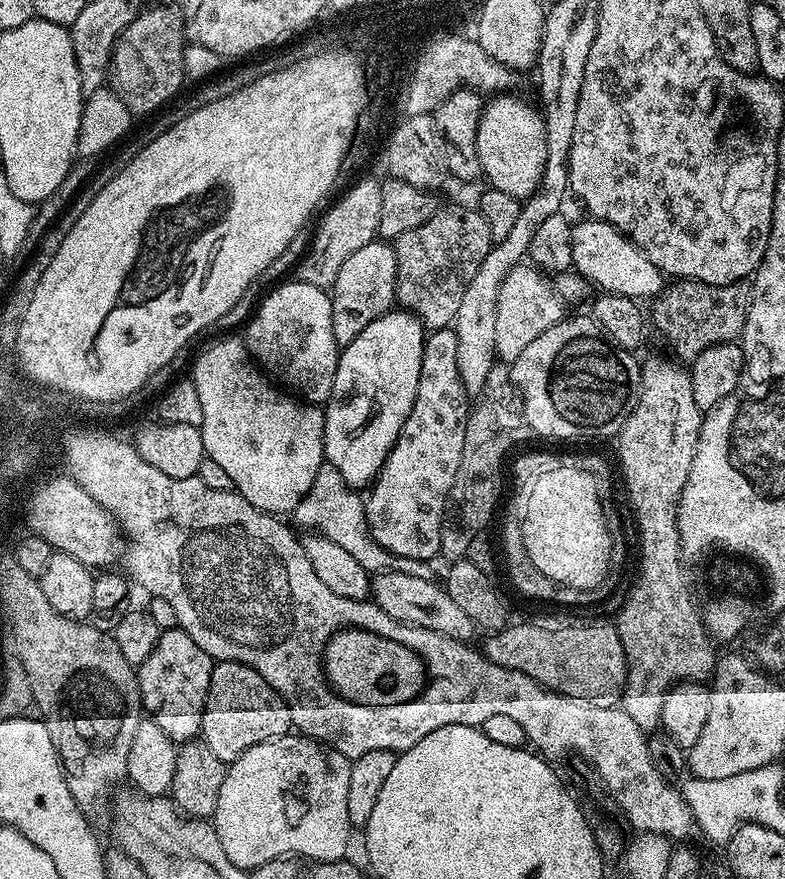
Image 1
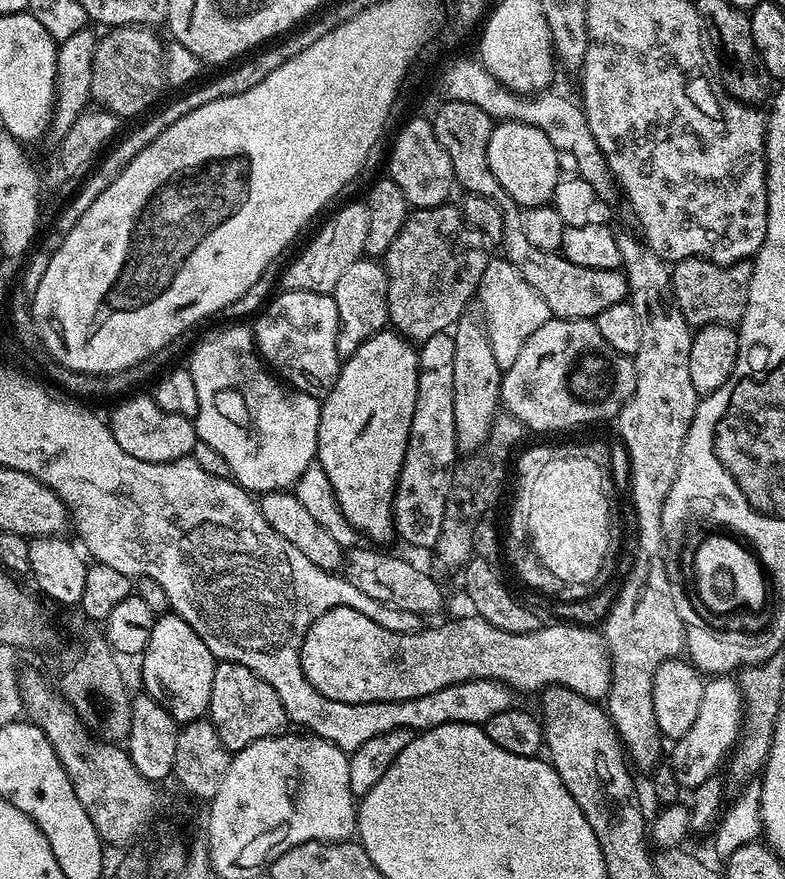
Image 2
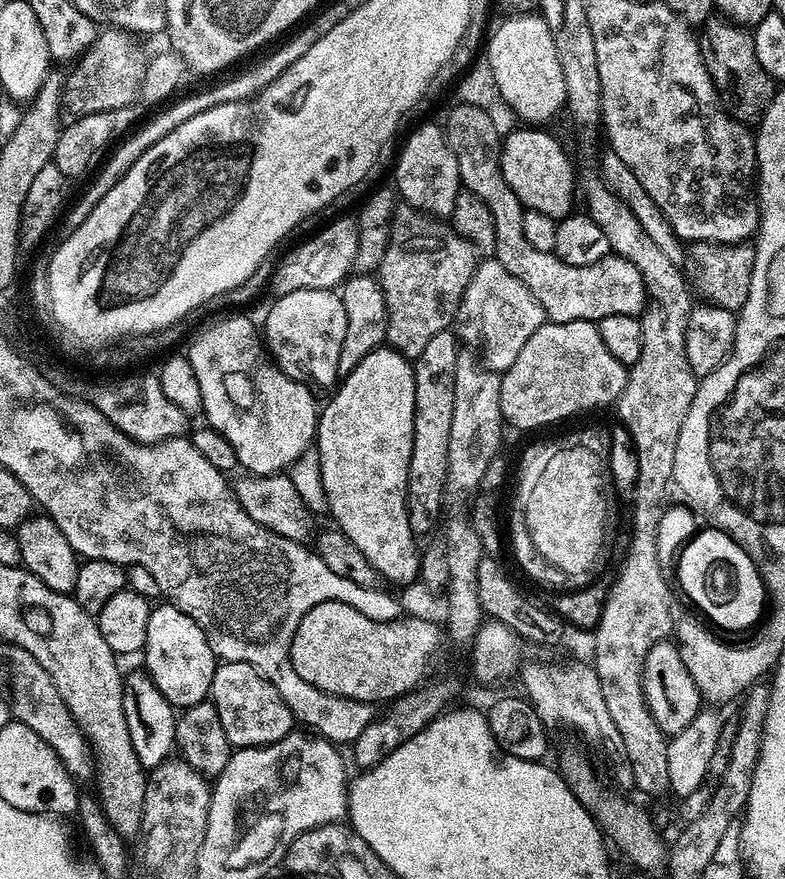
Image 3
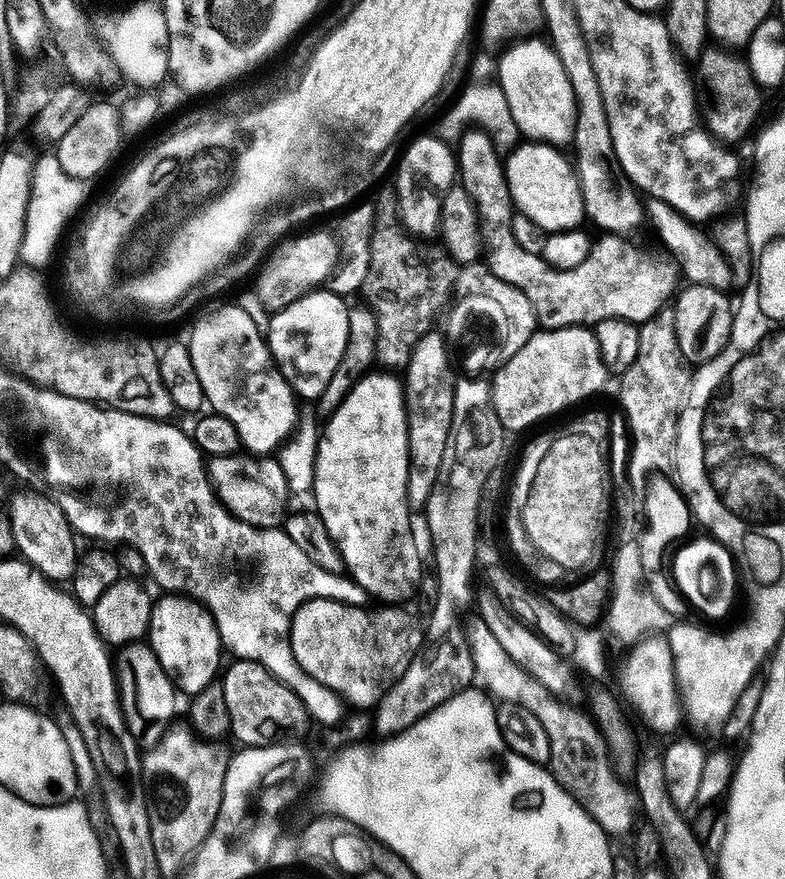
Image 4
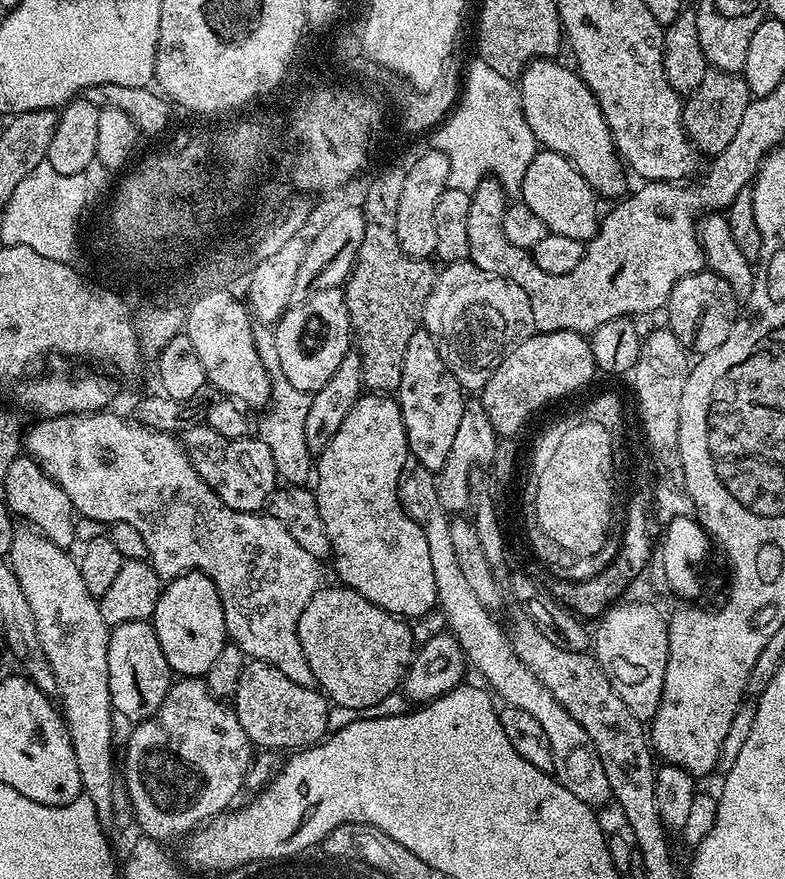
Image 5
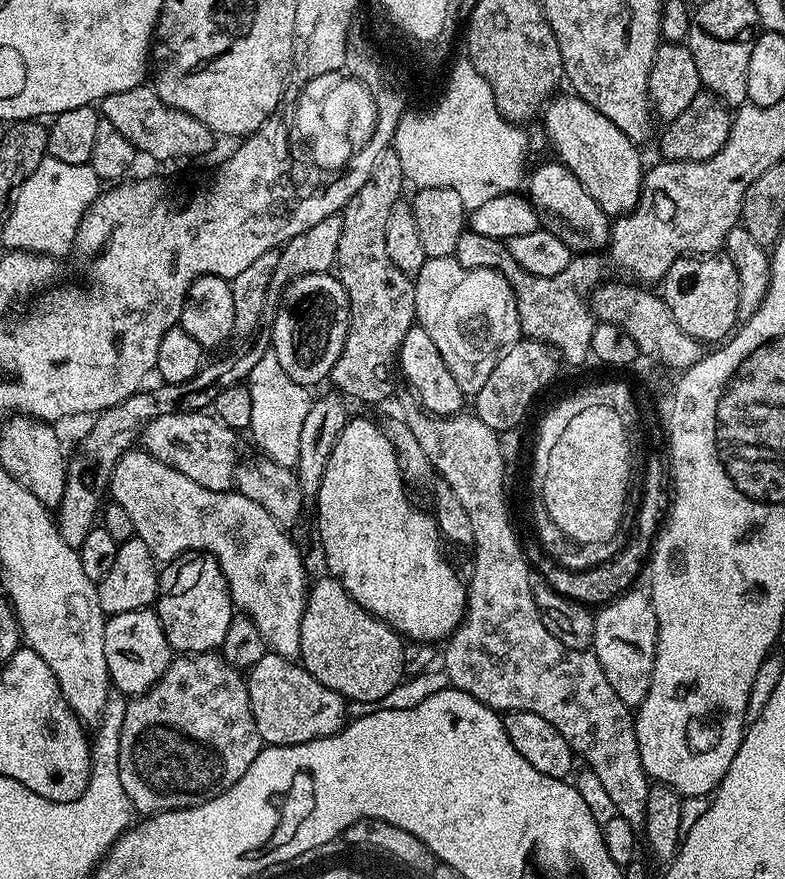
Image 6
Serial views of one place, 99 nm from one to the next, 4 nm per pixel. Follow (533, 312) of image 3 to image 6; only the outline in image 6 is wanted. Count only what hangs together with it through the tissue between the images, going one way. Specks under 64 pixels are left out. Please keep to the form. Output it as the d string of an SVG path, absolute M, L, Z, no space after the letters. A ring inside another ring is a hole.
M430 256L414 274L416 324L438 345L454 382L465 397L475 397L494 366L522 338L518 306L510 282L489 268L463 268L452 256Z

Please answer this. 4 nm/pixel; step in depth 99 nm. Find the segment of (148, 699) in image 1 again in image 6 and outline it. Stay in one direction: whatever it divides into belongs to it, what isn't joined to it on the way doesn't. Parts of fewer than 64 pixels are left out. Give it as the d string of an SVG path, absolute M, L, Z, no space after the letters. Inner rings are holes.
M184 552L180 555L177 560L169 560L159 569L158 572L160 578L160 585L156 591L156 603L154 605L158 618L162 622L164 627L164 633L168 639L168 645L172 647L177 653L180 654L195 654L198 652L211 652L219 649L223 645L224 639L226 638L226 630L230 630L230 622L234 615L234 605L232 602L232 596L228 593L228 583L226 578L222 574L222 566L218 566L218 562L213 556L209 556L206 552Z

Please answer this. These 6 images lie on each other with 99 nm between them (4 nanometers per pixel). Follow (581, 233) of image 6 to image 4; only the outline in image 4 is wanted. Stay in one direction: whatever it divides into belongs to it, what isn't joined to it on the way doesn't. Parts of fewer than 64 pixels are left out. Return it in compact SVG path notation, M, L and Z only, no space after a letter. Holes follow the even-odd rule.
M524 142L513 147L506 156L506 171L508 174L508 185L515 211L521 216L530 218L543 228L545 233L566 232L569 228L578 228L585 223L584 203L582 202L582 190L580 179L576 177L576 169L563 156L559 147L543 142Z

